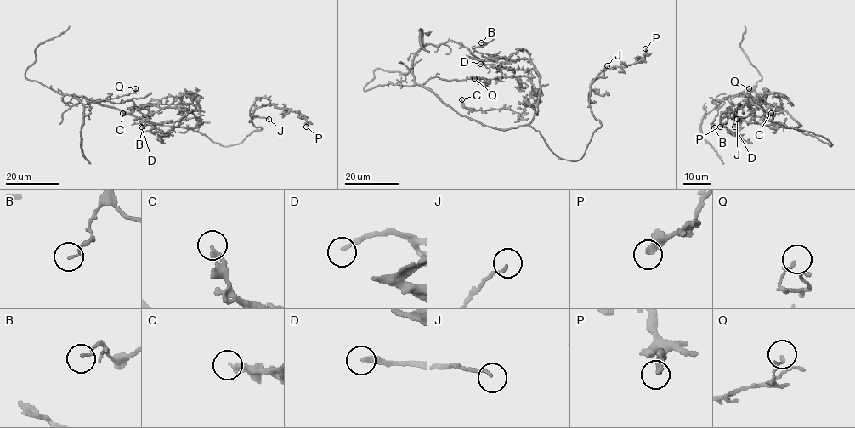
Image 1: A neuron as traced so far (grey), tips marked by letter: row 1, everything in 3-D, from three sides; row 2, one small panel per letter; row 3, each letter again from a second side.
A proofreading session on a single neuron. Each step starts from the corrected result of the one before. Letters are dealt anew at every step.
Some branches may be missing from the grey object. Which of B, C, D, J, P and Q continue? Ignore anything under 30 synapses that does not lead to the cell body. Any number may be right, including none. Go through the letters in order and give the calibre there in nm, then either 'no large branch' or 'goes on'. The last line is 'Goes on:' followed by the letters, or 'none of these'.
B: 100 nm | no large branch
C: 220 nm | no large branch
D: 240 nm | no large branch
J: 140 nm | no large branch
P: 300 nm | no large branch
Q: 140 nm | no large branch
Goes on: none of these

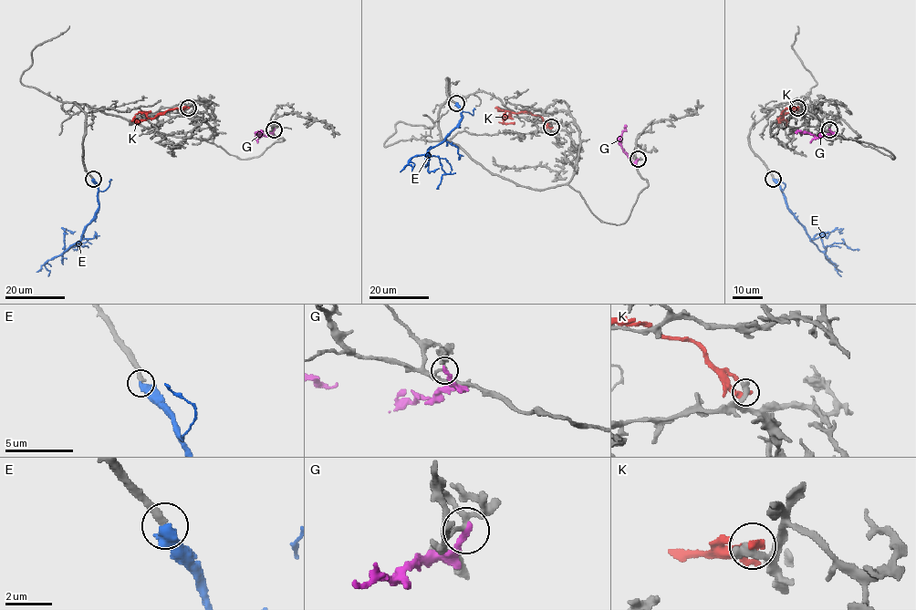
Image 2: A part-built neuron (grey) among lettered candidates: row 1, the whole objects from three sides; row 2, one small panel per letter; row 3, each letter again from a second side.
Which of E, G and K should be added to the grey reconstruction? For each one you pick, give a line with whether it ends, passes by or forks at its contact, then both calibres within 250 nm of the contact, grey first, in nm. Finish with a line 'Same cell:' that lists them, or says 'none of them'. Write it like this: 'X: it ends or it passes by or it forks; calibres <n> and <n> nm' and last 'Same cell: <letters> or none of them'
E: it ends; calibres 380 and 600 nm
Same cell: E

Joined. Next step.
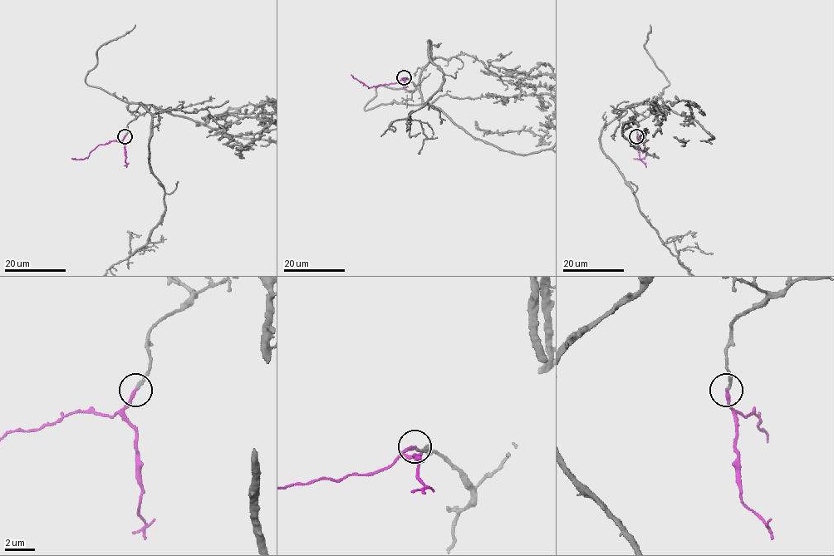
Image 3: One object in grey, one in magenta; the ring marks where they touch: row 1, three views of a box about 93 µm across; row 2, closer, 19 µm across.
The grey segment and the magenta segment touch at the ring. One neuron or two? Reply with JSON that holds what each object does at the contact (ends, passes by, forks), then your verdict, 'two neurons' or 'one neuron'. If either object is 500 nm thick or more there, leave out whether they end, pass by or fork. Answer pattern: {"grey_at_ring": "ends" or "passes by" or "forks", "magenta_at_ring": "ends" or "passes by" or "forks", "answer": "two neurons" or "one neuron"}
{"grey_at_ring": "ends", "magenta_at_ring": "ends", "answer": "one neuron"}

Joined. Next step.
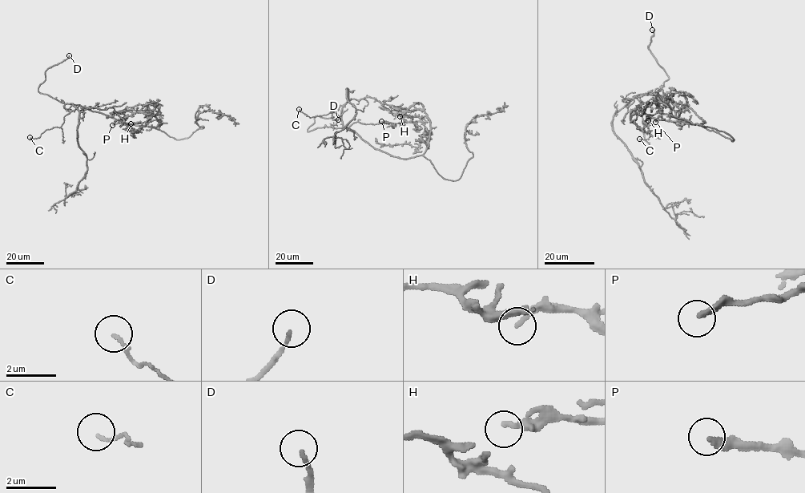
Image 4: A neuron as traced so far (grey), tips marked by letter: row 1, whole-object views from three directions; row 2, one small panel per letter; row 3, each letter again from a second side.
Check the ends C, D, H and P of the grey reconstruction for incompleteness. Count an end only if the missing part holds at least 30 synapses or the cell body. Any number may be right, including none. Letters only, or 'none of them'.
D

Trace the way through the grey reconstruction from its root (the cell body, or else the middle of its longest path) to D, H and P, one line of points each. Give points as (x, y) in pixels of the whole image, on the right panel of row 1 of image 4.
D: (693, 111), (663, 94), (663, 82), (669, 77), (648, 47), (653, 36), (652, 30)
H: (693, 111), (704, 123), (694, 125), (687, 122), (655, 119), (648, 115), (648, 120)
P: (693, 111), (704, 123), (694, 125), (676, 119), (655, 94), (655, 102), (661, 109), (661, 114), (655, 122)

